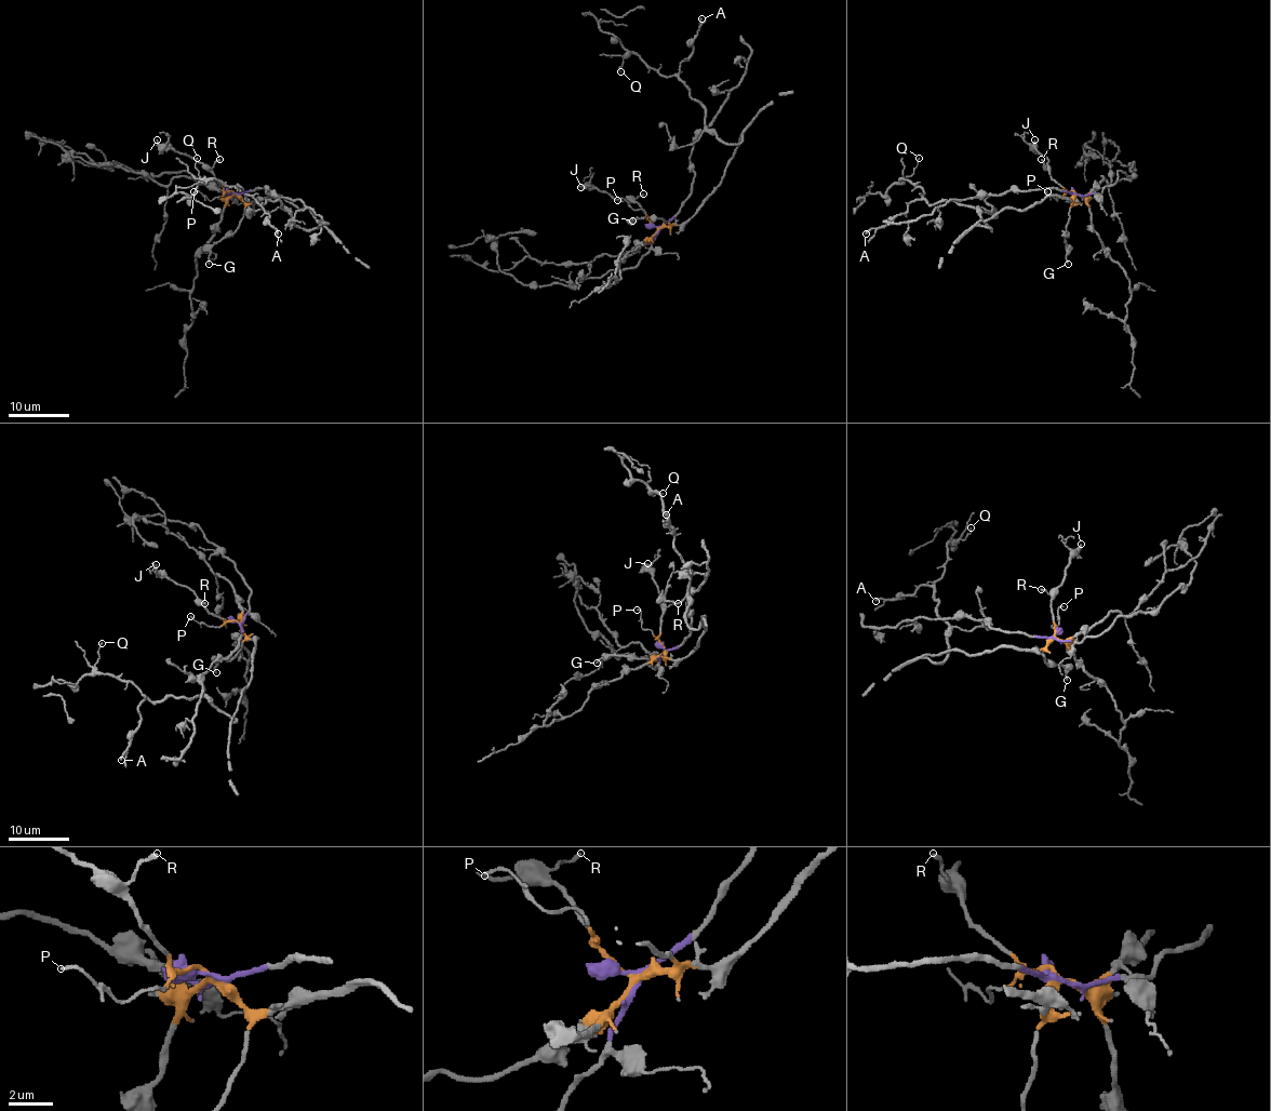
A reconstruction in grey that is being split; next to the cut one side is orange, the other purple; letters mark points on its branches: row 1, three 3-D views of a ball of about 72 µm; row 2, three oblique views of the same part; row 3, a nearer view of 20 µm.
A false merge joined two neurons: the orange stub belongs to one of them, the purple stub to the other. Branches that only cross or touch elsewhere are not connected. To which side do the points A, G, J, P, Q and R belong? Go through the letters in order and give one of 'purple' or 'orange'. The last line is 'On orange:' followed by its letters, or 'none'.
A: orange
G: orange
J: orange
P: orange
Q: orange
R: orange
On orange: A, G, J, P, Q, R

